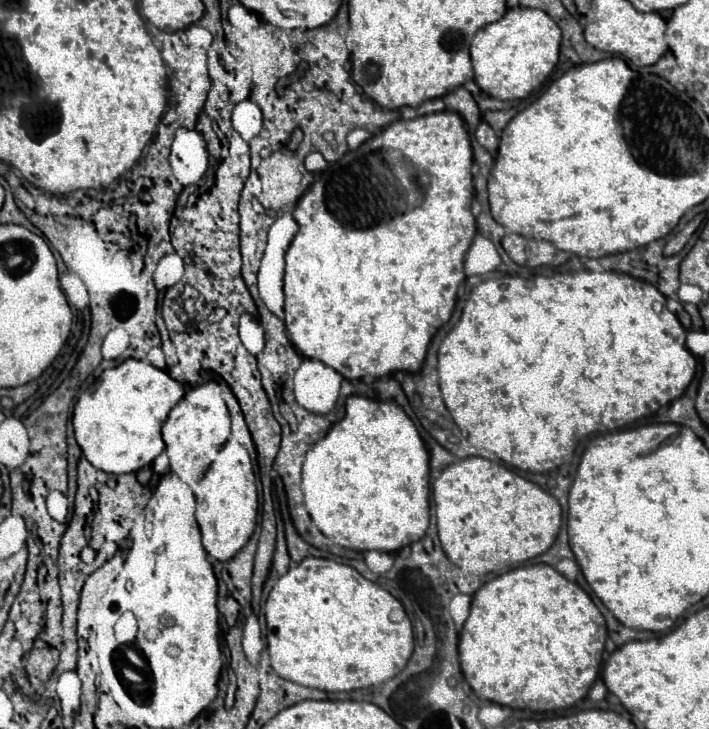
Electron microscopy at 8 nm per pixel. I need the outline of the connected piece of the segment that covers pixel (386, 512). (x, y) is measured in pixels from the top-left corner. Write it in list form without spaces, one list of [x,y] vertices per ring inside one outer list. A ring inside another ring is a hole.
[[[350,394],[344,400],[344,416],[306,452],[302,472],[302,492],[308,514],[322,534],[334,544],[368,552],[398,552],[410,542],[420,540],[430,524],[428,514],[430,454],[406,412],[394,400],[376,400]]]

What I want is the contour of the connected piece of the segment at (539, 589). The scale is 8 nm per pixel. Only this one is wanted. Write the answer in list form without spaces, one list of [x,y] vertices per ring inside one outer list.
[[[550,564],[518,566],[486,582],[474,594],[470,616],[460,634],[460,666],[480,698],[512,708],[550,712],[566,708],[588,694],[600,670],[606,636],[606,620],[576,582],[564,578]]]

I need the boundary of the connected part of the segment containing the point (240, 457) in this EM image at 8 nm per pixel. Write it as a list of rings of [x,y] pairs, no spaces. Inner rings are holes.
[[[234,438],[226,440],[218,450],[216,460],[196,484],[196,522],[202,534],[202,544],[216,560],[232,558],[250,538],[258,514],[258,486],[248,450]]]

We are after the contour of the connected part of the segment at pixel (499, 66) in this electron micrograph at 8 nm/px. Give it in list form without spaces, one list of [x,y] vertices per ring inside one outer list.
[[[518,6],[494,24],[476,32],[470,42],[474,78],[478,86],[498,100],[522,100],[534,92],[552,72],[560,58],[560,26],[540,8]]]

